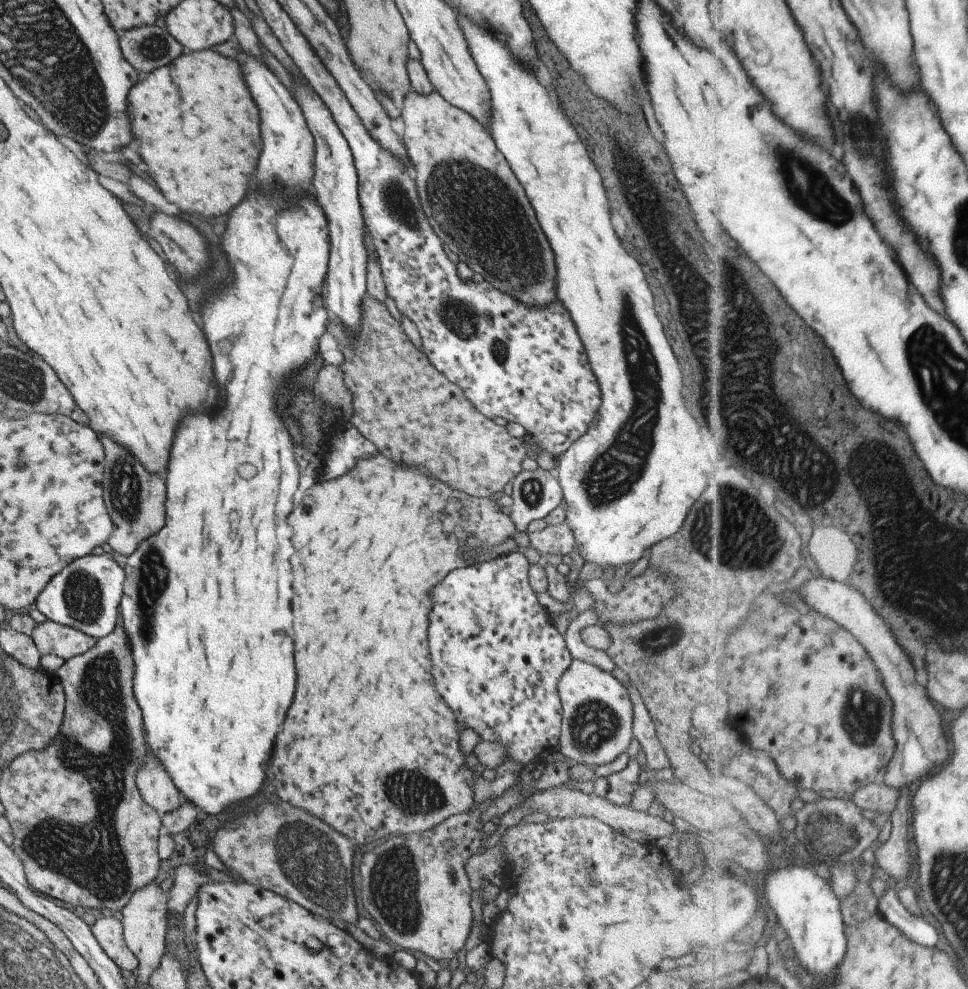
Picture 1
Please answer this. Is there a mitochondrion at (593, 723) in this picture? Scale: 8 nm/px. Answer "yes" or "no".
yes

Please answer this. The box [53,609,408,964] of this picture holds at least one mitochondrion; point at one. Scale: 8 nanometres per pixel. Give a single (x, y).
(311, 860)

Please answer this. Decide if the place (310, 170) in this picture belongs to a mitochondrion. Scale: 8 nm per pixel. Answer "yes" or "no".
no

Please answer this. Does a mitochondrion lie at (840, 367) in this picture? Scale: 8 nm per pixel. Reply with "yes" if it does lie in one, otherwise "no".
no

